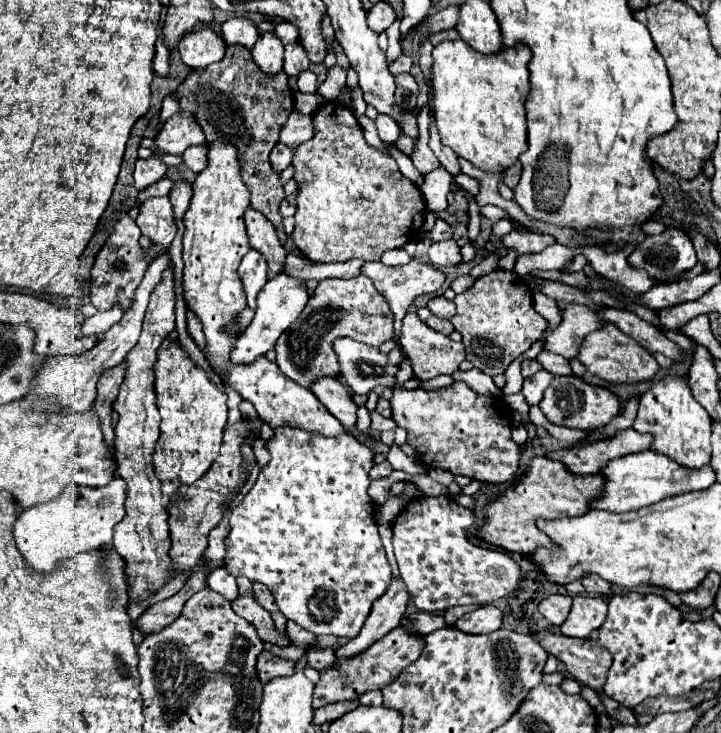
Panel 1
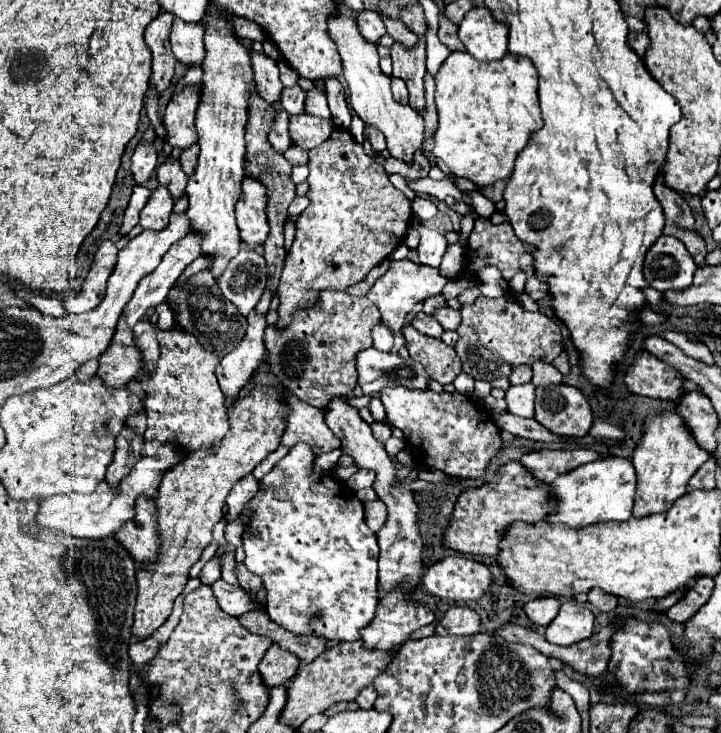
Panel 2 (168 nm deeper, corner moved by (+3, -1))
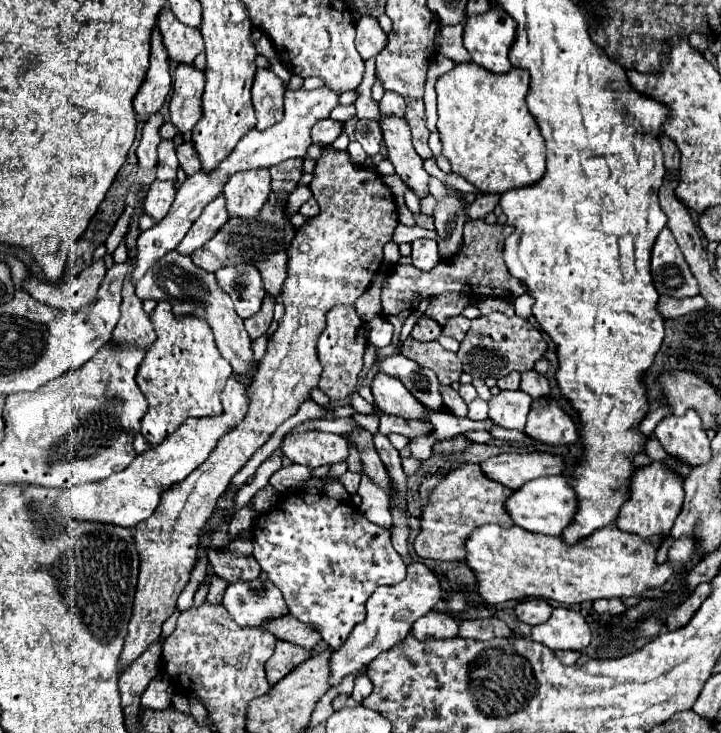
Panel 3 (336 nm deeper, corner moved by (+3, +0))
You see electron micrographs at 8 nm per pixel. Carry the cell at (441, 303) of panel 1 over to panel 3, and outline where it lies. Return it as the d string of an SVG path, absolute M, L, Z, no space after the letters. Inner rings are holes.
M456 315L456 317L450 317L450 321L444 325L442 333L448 335L448 337L454 337L458 341L462 341L464 335L468 333L468 329L470 329L470 319L466 319L462 315Z

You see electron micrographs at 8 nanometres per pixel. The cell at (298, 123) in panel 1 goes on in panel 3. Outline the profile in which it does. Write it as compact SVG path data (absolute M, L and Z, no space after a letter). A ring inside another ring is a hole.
M320 119L312 127L312 141L314 141L314 145L330 145L330 143L336 141L340 131L342 131L342 123L340 121Z

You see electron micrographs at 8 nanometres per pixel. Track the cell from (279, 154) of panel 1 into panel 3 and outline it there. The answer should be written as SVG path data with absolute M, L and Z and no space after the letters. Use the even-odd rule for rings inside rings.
M256 69L252 103L258 119L258 129L264 131L284 117L284 83L270 69Z

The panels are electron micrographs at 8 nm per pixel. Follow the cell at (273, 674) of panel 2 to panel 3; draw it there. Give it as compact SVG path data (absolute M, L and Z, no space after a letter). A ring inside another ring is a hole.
M278 641L274 655L266 661L266 677L270 685L276 685L282 677L286 677L296 665L304 663L312 653L292 645L288 641Z

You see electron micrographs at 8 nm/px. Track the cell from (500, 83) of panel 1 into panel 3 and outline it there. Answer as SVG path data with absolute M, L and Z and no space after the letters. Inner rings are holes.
M474 61L456 63L452 71L444 73L436 81L438 93L438 133L444 145L444 157L450 161L452 171L462 175L478 191L504 193L522 185L536 183L544 175L546 145L540 137L538 123L528 111L526 93L530 89L530 73L520 67L512 67L508 73L492 73Z

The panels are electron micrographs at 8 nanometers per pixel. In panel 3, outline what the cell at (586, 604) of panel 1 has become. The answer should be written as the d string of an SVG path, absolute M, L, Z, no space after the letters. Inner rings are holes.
M556 607L546 623L532 627L532 641L552 651L580 651L590 643L590 627L578 611Z

